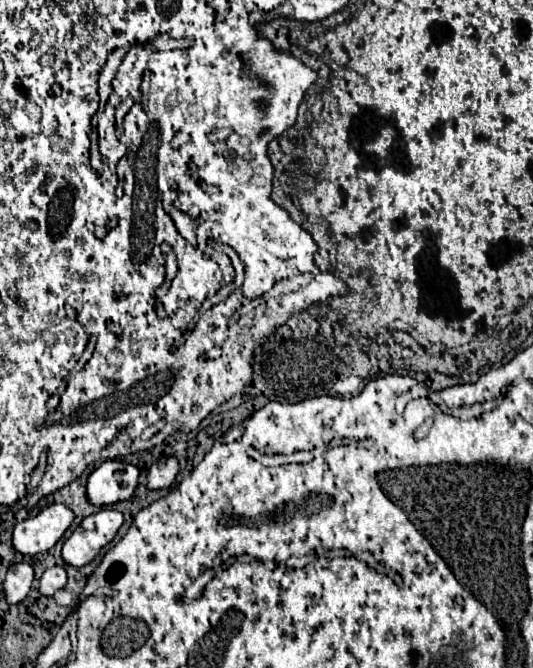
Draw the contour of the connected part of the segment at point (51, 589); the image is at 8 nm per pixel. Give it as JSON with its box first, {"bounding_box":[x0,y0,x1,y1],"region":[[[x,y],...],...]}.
{"bounding_box":[40,566,66,596],"region":[[[52,566],[48,568],[42,578],[40,578],[40,592],[44,596],[54,596],[54,592],[62,590],[66,584],[66,570],[62,566]]]}

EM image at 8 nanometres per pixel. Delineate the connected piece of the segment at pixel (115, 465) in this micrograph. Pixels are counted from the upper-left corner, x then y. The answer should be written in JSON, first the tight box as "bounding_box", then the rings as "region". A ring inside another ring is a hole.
{"bounding_box":[86,460,138,506],"region":[[[106,460],[88,476],[86,496],[94,506],[112,506],[128,500],[138,486],[138,468],[120,460]],[[126,472],[126,488],[120,486],[120,474]]]}

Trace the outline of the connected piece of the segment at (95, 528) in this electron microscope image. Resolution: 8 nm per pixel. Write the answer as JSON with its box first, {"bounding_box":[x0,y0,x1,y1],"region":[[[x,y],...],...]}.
{"bounding_box":[62,508,122,568],"region":[[[104,508],[80,522],[72,536],[64,542],[62,560],[74,568],[82,568],[92,562],[94,556],[112,542],[118,528],[122,526],[122,514],[118,510]]]}

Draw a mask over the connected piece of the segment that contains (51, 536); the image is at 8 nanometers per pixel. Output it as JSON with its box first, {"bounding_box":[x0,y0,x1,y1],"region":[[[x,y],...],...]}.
{"bounding_box":[12,504,74,554],"region":[[[52,504],[34,518],[26,518],[14,526],[12,544],[20,554],[40,554],[50,550],[70,528],[74,514],[64,504]]]}

